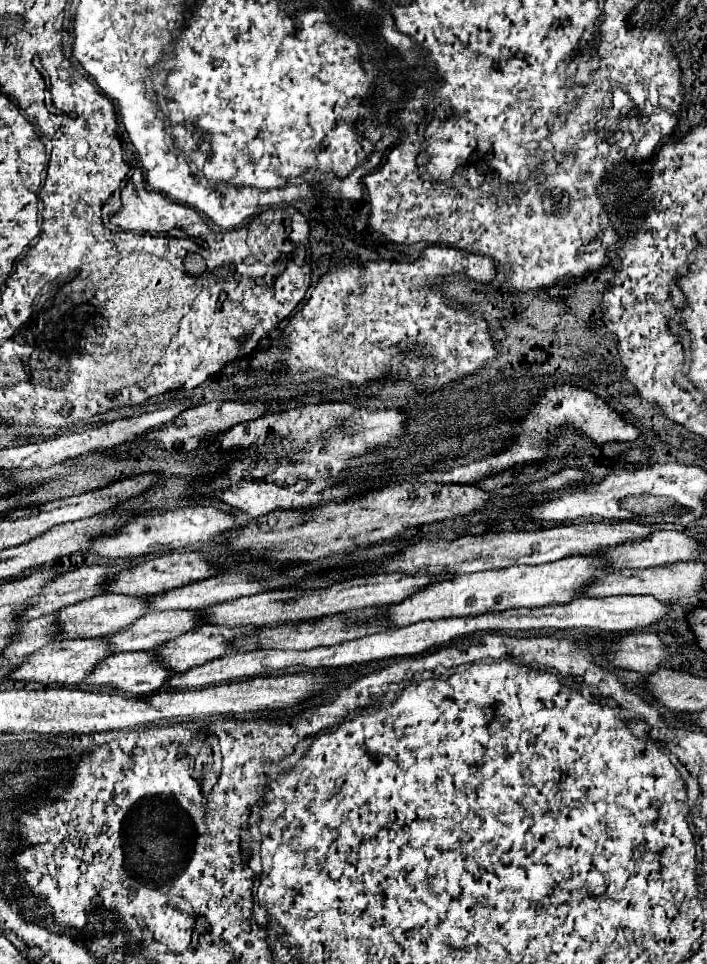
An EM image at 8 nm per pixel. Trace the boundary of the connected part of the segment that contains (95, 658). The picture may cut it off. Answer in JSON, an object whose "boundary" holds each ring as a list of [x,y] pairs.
{"boundary":[[[102,635],[94,637],[94,639],[56,641],[56,643],[48,643],[46,647],[34,651],[30,657],[26,657],[10,675],[6,675],[6,679],[8,681],[24,681],[24,683],[36,681],[36,683],[44,683],[44,685],[52,685],[52,683],[78,685],[108,655],[110,655],[110,651],[108,651]]]}

